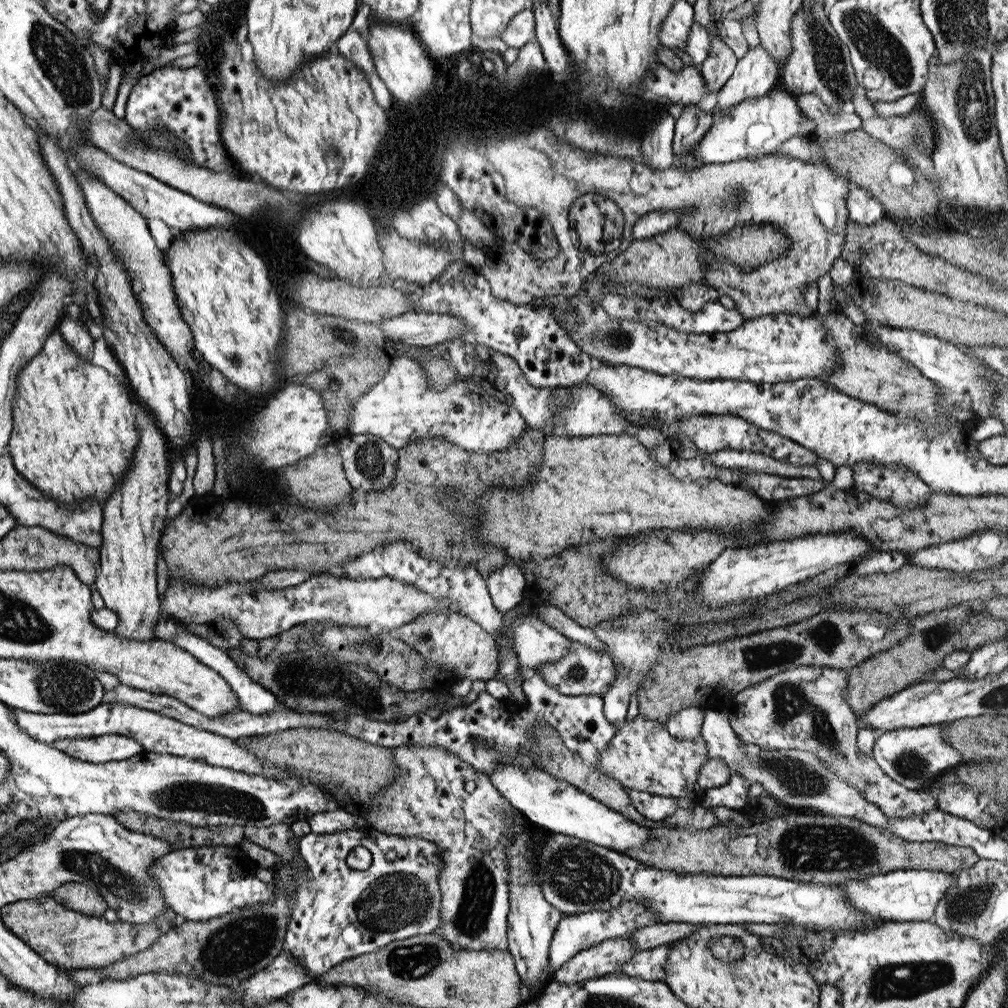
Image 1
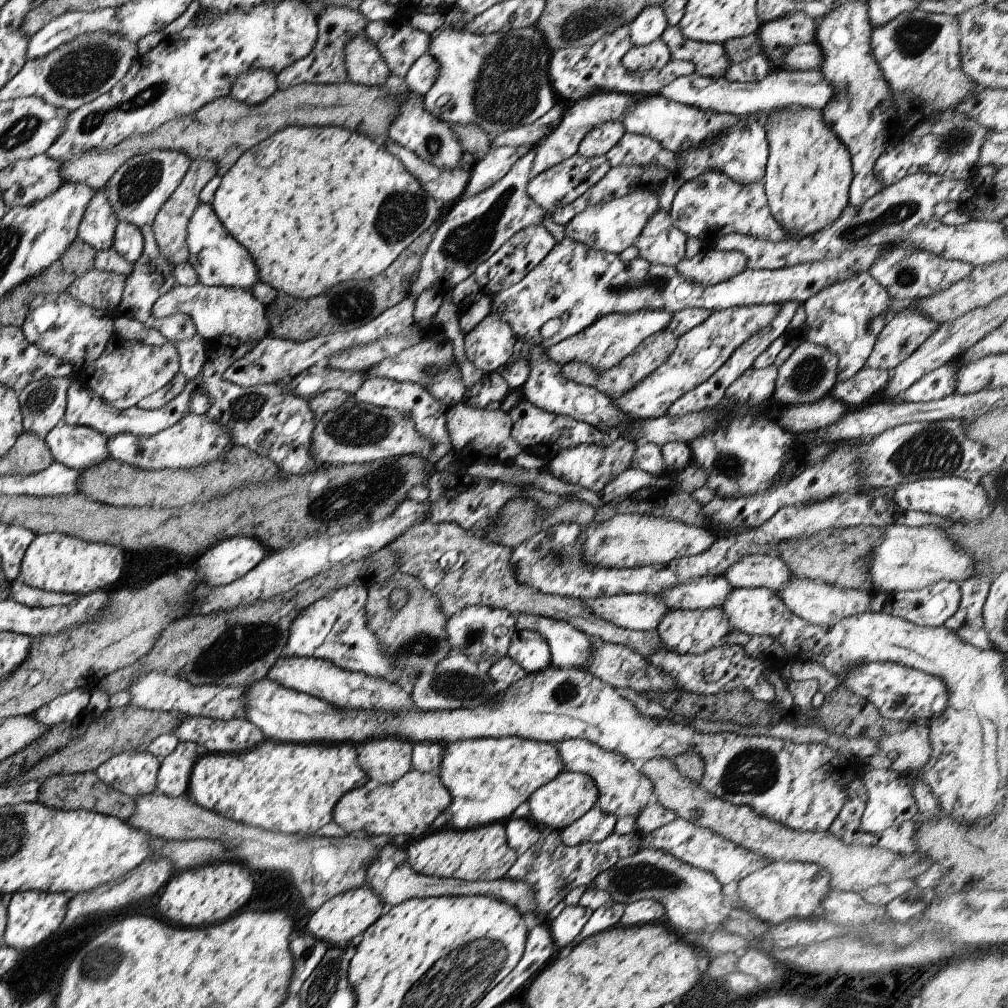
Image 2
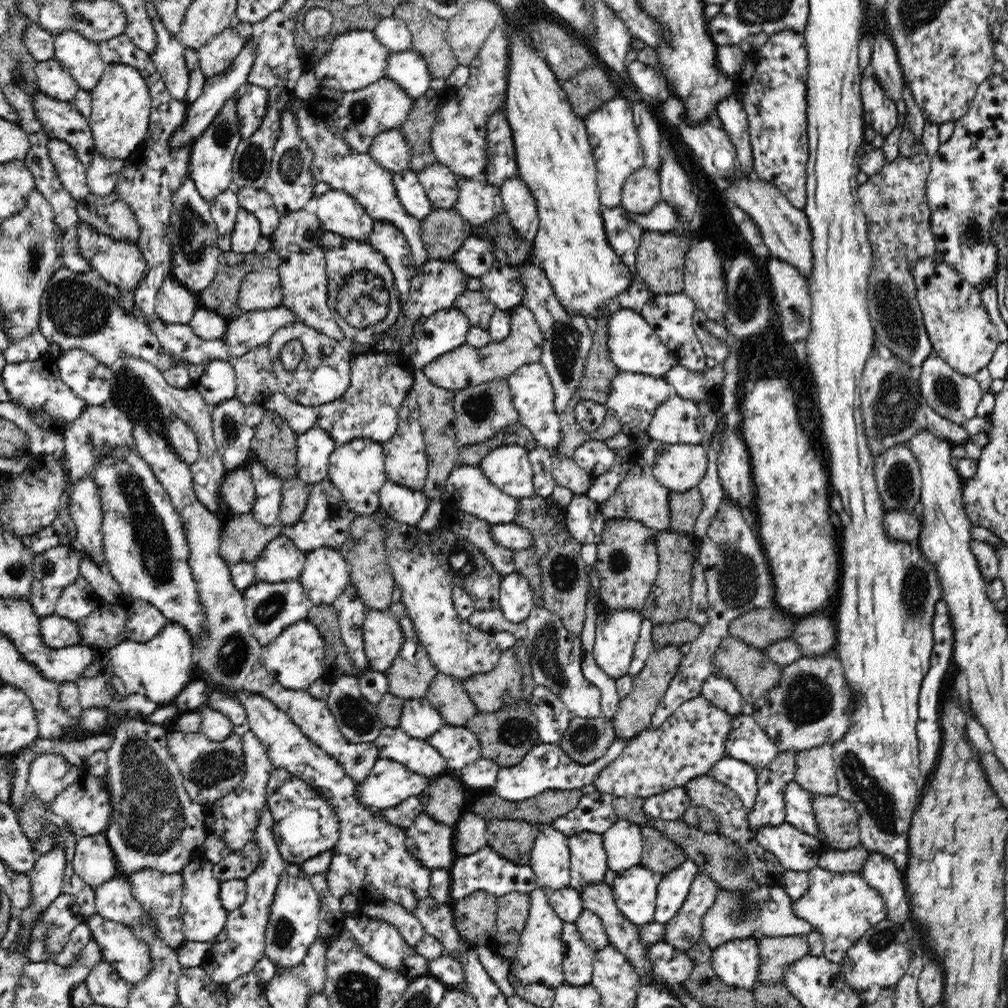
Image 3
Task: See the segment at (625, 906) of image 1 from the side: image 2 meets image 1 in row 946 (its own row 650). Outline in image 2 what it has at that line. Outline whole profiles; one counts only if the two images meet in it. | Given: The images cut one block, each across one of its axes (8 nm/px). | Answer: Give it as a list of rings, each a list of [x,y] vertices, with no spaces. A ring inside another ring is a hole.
[[[516,614],[515,630],[529,630],[541,634],[551,652],[554,667],[583,670],[593,651],[593,640],[566,621],[540,615]]]

